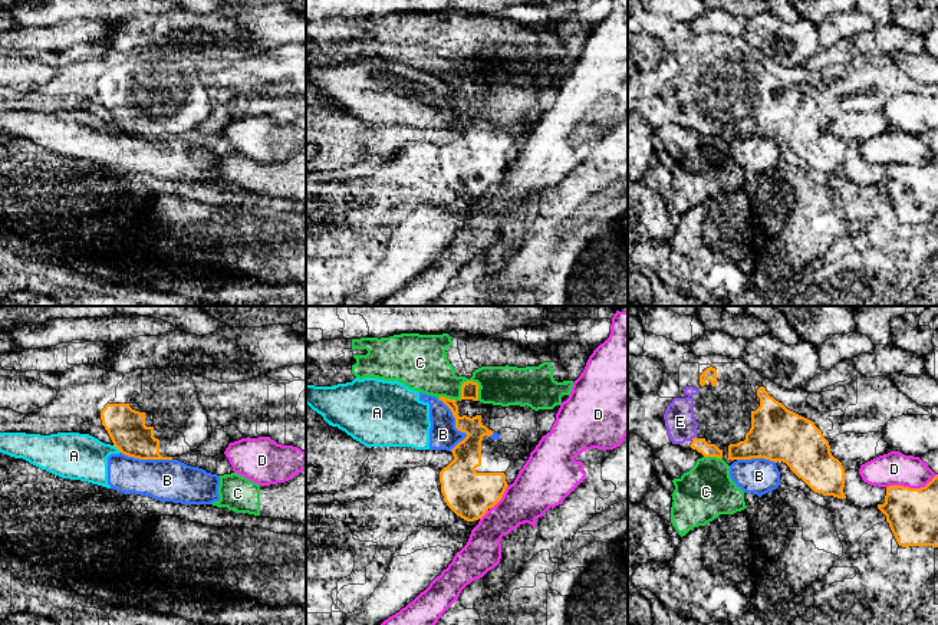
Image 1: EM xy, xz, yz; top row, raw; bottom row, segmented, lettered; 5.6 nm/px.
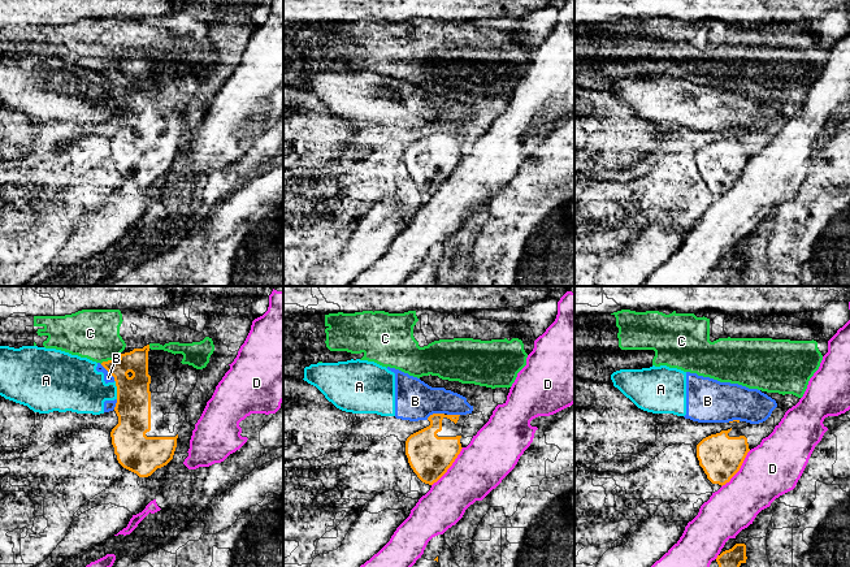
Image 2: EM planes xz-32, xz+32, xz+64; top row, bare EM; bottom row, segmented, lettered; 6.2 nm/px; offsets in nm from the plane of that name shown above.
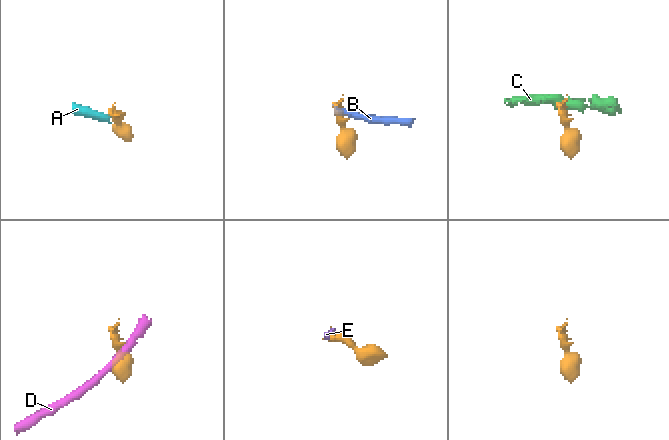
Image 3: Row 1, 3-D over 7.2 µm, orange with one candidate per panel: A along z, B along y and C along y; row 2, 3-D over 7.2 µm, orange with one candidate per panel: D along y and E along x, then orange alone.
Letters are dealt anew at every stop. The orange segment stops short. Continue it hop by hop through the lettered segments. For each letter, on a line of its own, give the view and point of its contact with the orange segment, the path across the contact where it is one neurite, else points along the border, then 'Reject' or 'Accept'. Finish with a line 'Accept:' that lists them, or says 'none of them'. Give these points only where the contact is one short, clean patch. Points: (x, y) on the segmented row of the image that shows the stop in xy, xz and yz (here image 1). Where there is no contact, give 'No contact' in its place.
A: Touches orange at xy (117, 447). Boundary: xy (114, 444), (119, 451). Reject
B: Touches orange at xz (456, 426). Reject
C: Touches orange at xz (463, 384). Boundary: xz (479, 384), (466, 381), (458, 400). Reject
D: Touches orange at yz (911, 489). Reject
E: Touches orange at yz (693, 438). Accept
Accept: E

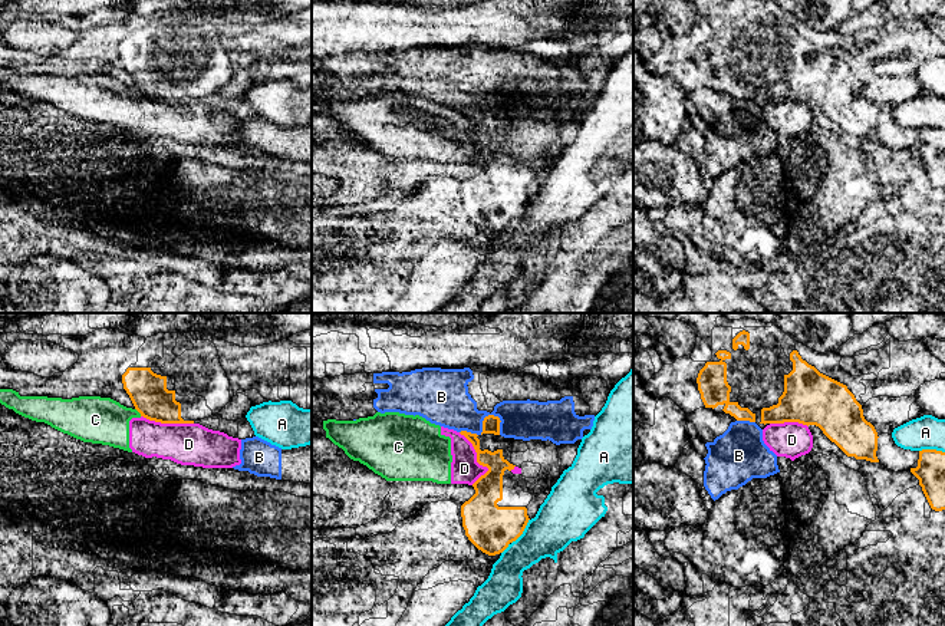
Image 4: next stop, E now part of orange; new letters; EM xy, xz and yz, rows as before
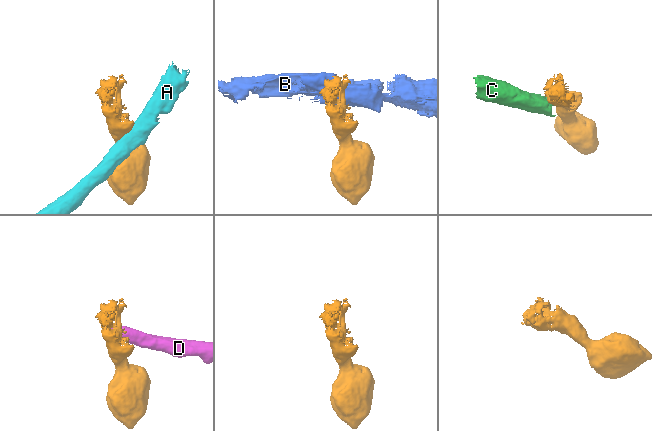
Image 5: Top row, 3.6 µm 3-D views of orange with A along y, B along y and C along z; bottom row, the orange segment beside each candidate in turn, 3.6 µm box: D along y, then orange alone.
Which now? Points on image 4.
A: Touches orange at xz (523, 530). Reject
B: Touches orange at xz (484, 418). Boundary: xz (500, 418), (487, 415), (480, 434). Reject
C: Touches orange at xy (138, 411). Boundary: xy (135, 408), (141, 415). Reject
D: Touches orange at xz (477, 460). Reject
Accept: none of them

